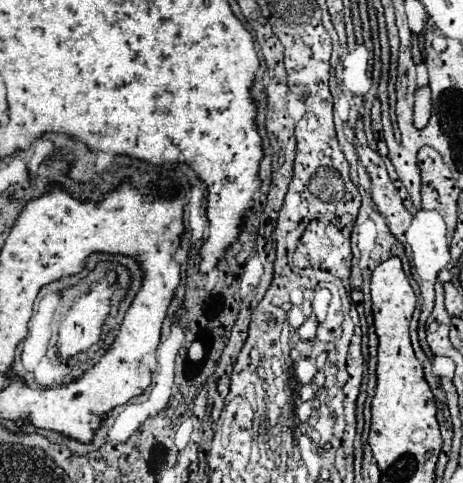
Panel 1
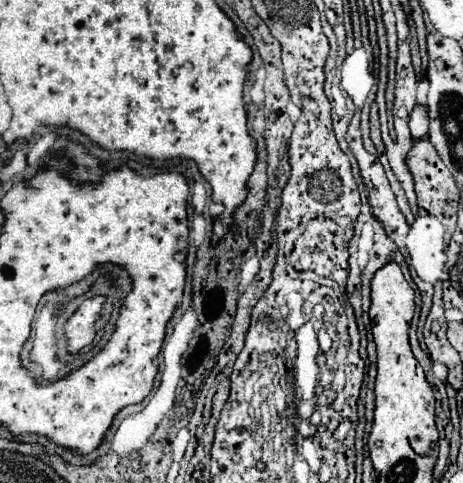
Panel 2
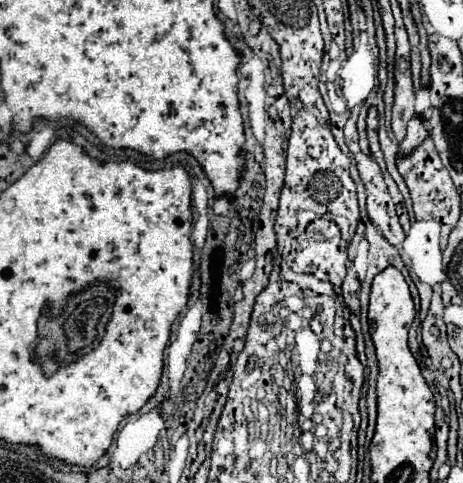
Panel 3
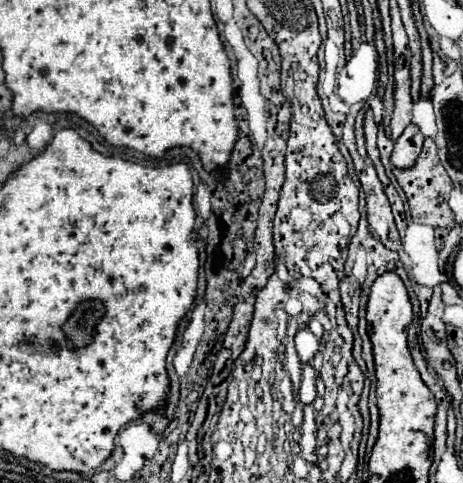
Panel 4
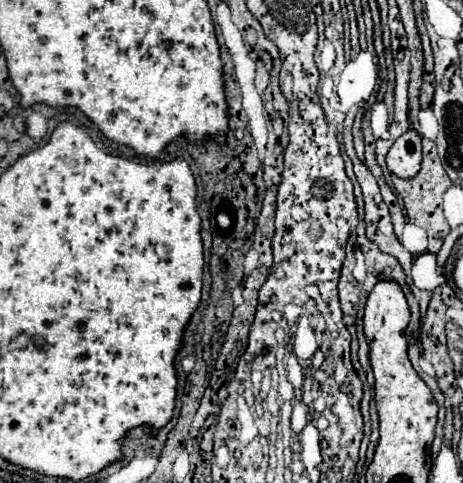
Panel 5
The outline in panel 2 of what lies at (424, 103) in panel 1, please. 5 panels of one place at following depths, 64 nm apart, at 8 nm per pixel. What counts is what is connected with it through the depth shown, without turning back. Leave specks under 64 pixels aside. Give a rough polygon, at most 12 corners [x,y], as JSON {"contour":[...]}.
{"contour":[[424,106],[410,116],[414,140],[428,134],[428,114]]}

